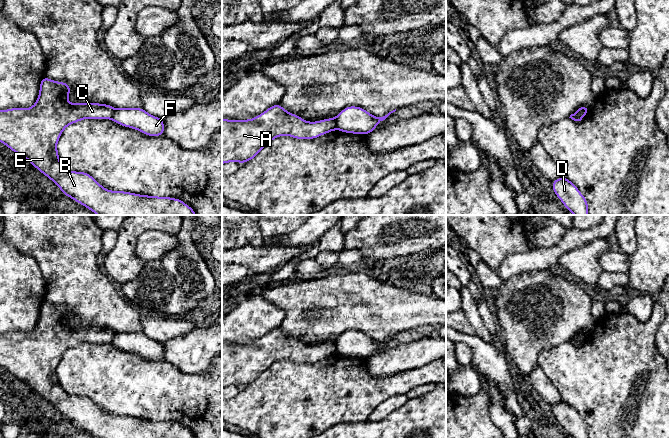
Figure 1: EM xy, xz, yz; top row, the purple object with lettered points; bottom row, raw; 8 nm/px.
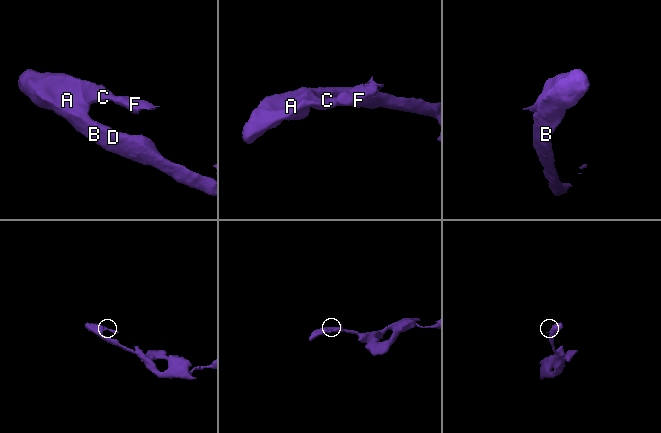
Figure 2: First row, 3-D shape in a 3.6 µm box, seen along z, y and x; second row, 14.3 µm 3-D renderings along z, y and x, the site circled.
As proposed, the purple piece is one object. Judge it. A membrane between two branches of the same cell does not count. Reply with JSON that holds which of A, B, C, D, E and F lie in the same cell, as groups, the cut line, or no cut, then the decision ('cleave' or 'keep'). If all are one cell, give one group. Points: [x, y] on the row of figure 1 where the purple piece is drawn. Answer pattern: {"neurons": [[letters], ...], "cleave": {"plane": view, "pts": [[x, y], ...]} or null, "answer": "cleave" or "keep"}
{"neurons": [["A", "B", "C", "D", "E"], ["F"]], "cleave": {"plane": "xy", "pts": [[115, 109], [111, 118]]}, "answer": "cleave"}

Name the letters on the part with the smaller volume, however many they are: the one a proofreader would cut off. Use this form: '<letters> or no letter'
F

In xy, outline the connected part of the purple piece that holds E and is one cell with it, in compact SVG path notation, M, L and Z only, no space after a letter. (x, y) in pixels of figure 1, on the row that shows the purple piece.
M44 76L40 81L39 97L31 108L0 110L0 142L27 159L41 173L50 178L65 196L72 198L97 215L197 215L180 199L110 191L86 172L67 170L60 162L57 151L57 142L63 130L82 119L112 119L115 112L115 108L109 104L91 102L73 105L67 100L70 93L69 84Z

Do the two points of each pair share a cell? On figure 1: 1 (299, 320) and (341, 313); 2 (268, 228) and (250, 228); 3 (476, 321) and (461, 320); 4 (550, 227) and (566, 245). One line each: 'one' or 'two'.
1: one
2: two
3: two
4: two

